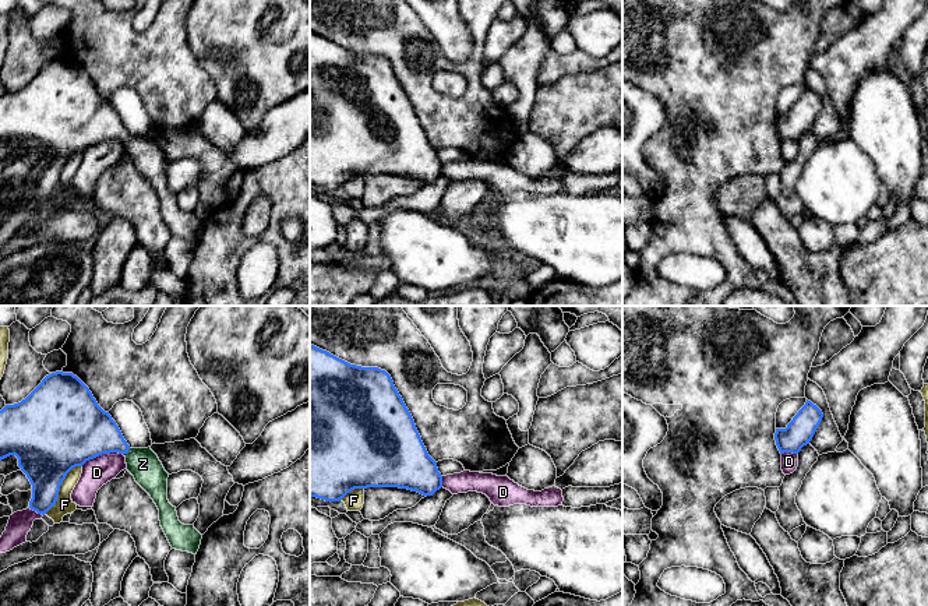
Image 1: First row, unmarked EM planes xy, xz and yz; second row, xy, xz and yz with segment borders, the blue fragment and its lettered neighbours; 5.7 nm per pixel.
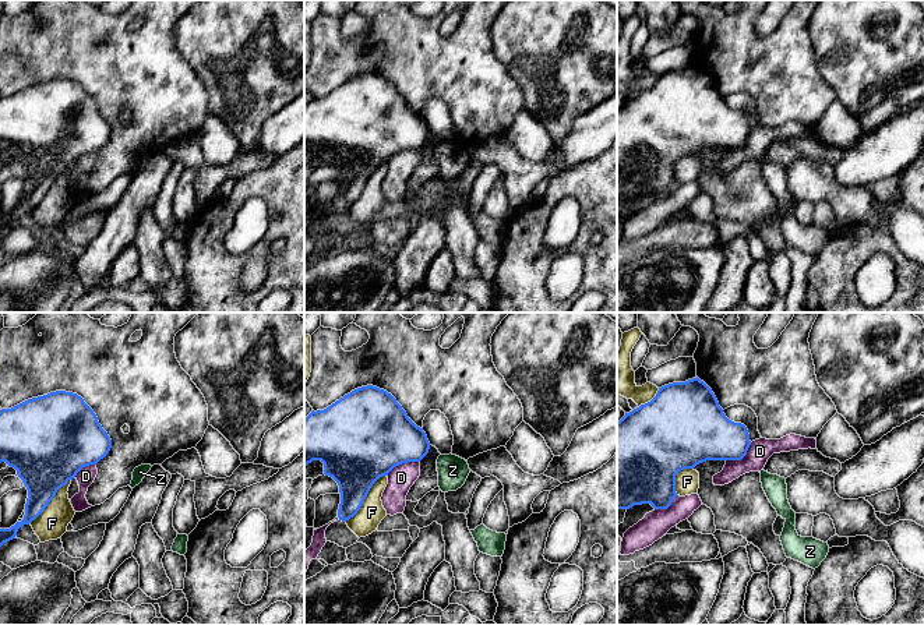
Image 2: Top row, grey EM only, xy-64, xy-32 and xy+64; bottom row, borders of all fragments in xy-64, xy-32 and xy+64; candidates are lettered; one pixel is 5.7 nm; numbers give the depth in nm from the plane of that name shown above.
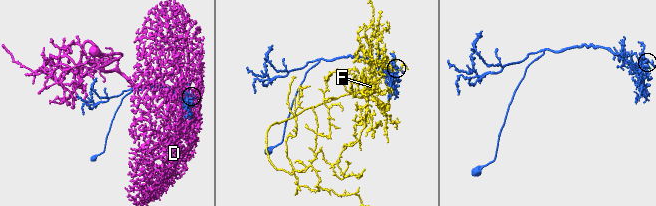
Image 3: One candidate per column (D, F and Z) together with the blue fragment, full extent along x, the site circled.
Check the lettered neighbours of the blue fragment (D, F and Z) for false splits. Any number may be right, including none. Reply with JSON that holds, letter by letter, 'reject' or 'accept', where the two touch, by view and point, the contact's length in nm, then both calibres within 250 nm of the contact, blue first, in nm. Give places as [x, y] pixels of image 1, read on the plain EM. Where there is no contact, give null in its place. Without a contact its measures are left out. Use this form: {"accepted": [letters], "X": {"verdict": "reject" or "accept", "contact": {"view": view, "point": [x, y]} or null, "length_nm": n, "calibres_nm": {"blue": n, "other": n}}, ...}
{"accepted": ["Z"], "D": {"verdict": "reject", "contact": {"view": "xy", "point": [102, 140]}, "length_nm": 260, "calibres_nm": {"blue": 440, "other": 160}}, "F": {"verdict": "reject", "contact": {"view": "xy", "point": [59, 175]}, "length_nm": 360, "calibres_nm": {"blue": 380, "other": 100}}, "Z": {"verdict": "accept", "contact": {"view": "xy", "point": [126, 140]}, "length_nm": 60, "calibres_nm": {"blue": 300, "other": 180}}}

